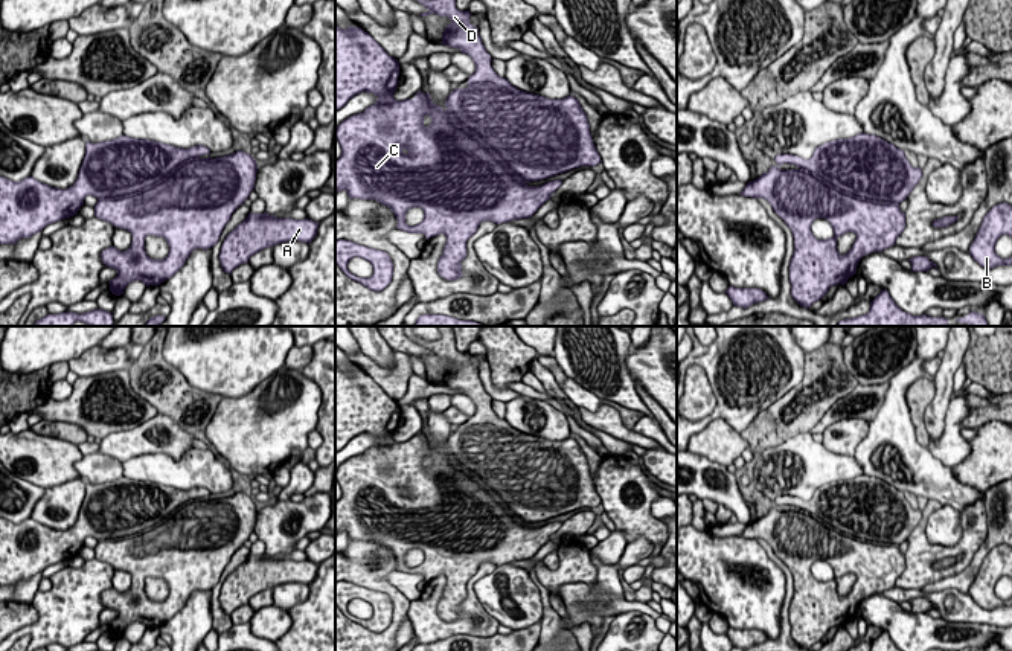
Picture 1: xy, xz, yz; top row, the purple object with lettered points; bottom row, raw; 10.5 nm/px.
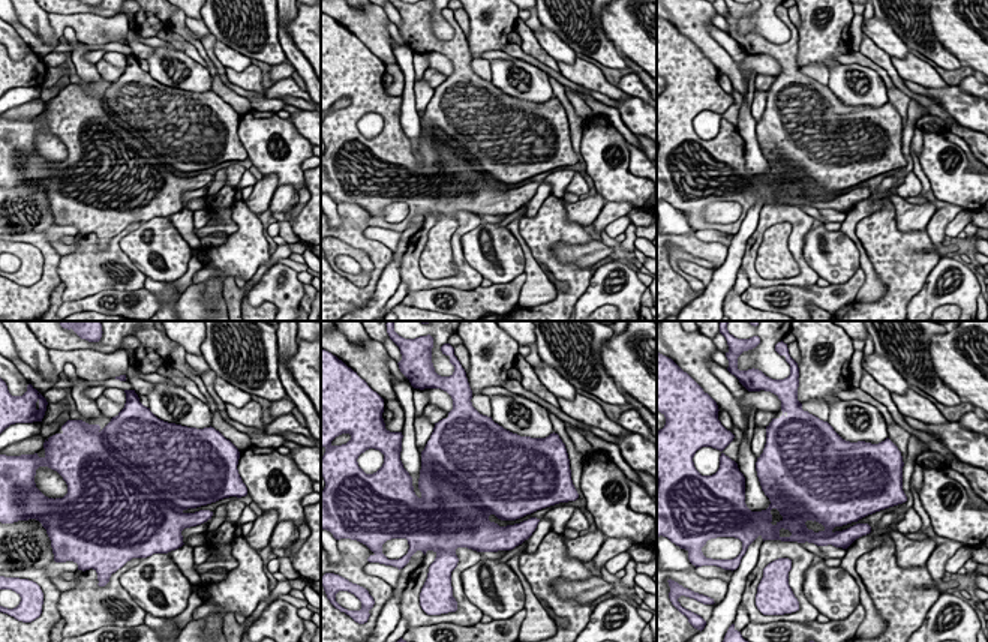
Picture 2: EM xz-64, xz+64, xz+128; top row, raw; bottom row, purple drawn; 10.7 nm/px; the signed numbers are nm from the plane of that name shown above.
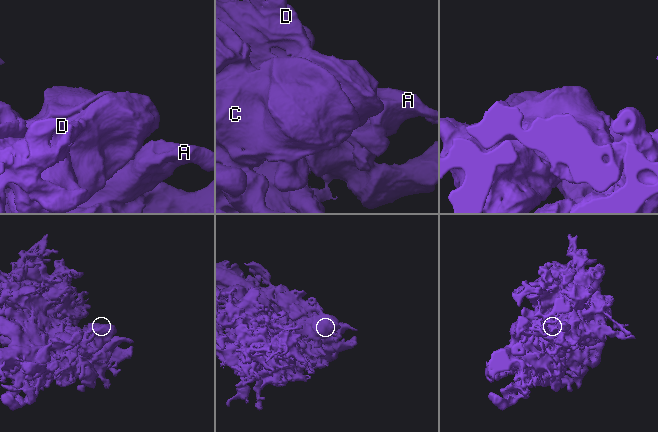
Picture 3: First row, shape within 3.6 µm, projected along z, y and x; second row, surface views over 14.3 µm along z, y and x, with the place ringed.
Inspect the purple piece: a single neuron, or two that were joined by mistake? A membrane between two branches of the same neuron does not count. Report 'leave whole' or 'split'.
leave whole

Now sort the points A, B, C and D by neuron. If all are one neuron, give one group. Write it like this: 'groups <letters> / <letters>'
groups A B C D

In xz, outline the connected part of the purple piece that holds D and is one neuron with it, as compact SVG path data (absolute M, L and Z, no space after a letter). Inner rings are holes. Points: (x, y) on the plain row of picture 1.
M404 326L404 332L428 351L421 358L436 355L451 361L440 386L459 390L476 406L468 428L454 430L445 442L445 451L431 444L428 433L421 431L413 441L396 442L398 401L361 369L340 370L335 366L335 453L363 433L378 439L363 454L344 460L335 470L341 488L341 497L335 502L335 534L346 532L349 540L375 541L387 547L399 572L424 575L427 581L444 575L447 584L437 613L447 622L457 622L463 616L460 604L466 599L466 582L482 563L501 566L530 560L562 526L553 521L530 528L530 523L579 508L596 508L602 502L579 442L572 436L549 441L527 435L498 418L479 370L469 364L471 354L456 349L453 326L436 328L440 337L433 342L418 338L413 326ZM412 549L424 552L424 561L416 567L405 564Z

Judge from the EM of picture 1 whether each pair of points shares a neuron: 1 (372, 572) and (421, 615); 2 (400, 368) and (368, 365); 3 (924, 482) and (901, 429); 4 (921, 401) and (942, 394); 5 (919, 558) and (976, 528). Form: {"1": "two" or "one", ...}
{"1": "two", "2": "one", "3": "one", "4": "two", "5": "one"}

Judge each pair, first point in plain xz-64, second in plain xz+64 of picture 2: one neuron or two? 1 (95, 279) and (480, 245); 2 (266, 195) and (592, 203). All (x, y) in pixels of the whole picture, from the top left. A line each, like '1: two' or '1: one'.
1: two
2: one

